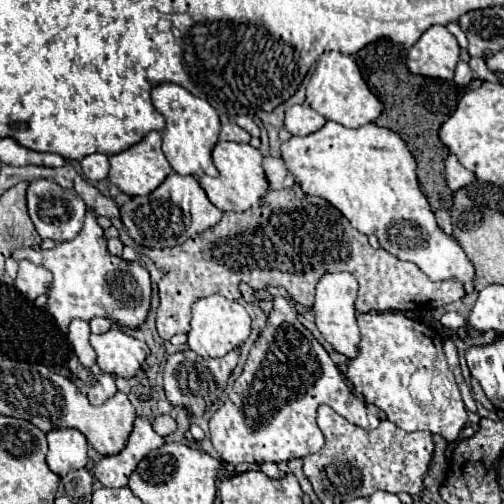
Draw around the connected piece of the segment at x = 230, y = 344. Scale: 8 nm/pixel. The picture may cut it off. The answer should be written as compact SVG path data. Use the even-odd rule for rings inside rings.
M207 296L193 304L193 318L191 318L191 332L189 336L189 348L203 356L203 358L219 358L231 352L235 346L243 344L251 332L251 318L247 310L237 304L235 300L227 300L223 296Z

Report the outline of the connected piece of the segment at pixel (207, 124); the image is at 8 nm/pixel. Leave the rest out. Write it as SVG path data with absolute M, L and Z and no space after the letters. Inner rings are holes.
M159 84L151 90L153 106L165 118L163 136L163 152L169 160L171 168L177 174L191 174L191 176L217 176L217 168L211 162L211 150L219 138L219 114L217 110L203 98L193 96L179 84Z

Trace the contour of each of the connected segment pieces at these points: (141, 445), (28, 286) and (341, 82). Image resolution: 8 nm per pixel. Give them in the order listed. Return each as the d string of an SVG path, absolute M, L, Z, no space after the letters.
M137 416L125 448L119 454L103 456L95 464L93 474L107 488L127 486L127 480L129 480L131 472L135 470L135 466L151 450L157 450L163 444L165 444L165 440L155 434L155 430L151 428L151 422L147 418L143 418L143 416Z
M29 260L19 262L19 276L15 280L15 286L29 298L35 300L37 296L45 294L51 288L51 272L43 266L35 266Z
M325 52L317 62L307 84L307 104L325 120L333 120L337 124L343 124L345 128L359 128L363 124L375 122L375 118L383 110L379 98L367 88L365 80L361 78L355 60L341 52Z

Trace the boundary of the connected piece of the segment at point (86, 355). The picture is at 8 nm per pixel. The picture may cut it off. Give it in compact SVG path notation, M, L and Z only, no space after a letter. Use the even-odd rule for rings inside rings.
M73 320L69 324L69 342L73 344L73 350L83 366L93 366L95 364L95 352L89 344L89 322L85 320Z

